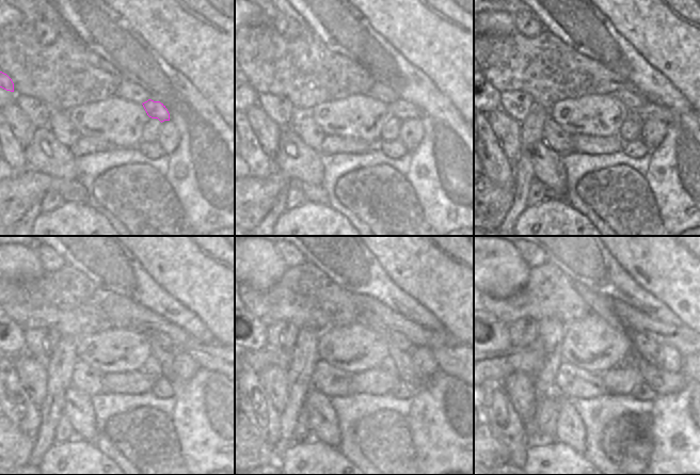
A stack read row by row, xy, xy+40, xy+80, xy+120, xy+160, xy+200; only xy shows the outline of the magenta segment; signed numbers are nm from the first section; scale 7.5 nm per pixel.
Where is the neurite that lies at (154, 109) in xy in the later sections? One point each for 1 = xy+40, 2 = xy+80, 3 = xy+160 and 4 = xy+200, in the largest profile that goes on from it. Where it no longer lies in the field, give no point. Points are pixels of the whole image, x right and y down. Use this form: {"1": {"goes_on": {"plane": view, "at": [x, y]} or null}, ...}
{"1": {"goes_on": {"plane": "xy+40", "at": [402, 110]}}, "2": {"goes_on": {"plane": "xy+80", "at": [650, 110]}}, "3": {"goes_on": {"plane": "xy+160", "at": [451, 361]}}, "4": {"goes_on": {"plane": "xy+200", "at": [690, 364]}}}

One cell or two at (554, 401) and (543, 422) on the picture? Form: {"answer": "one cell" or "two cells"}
{"answer": "one cell"}

